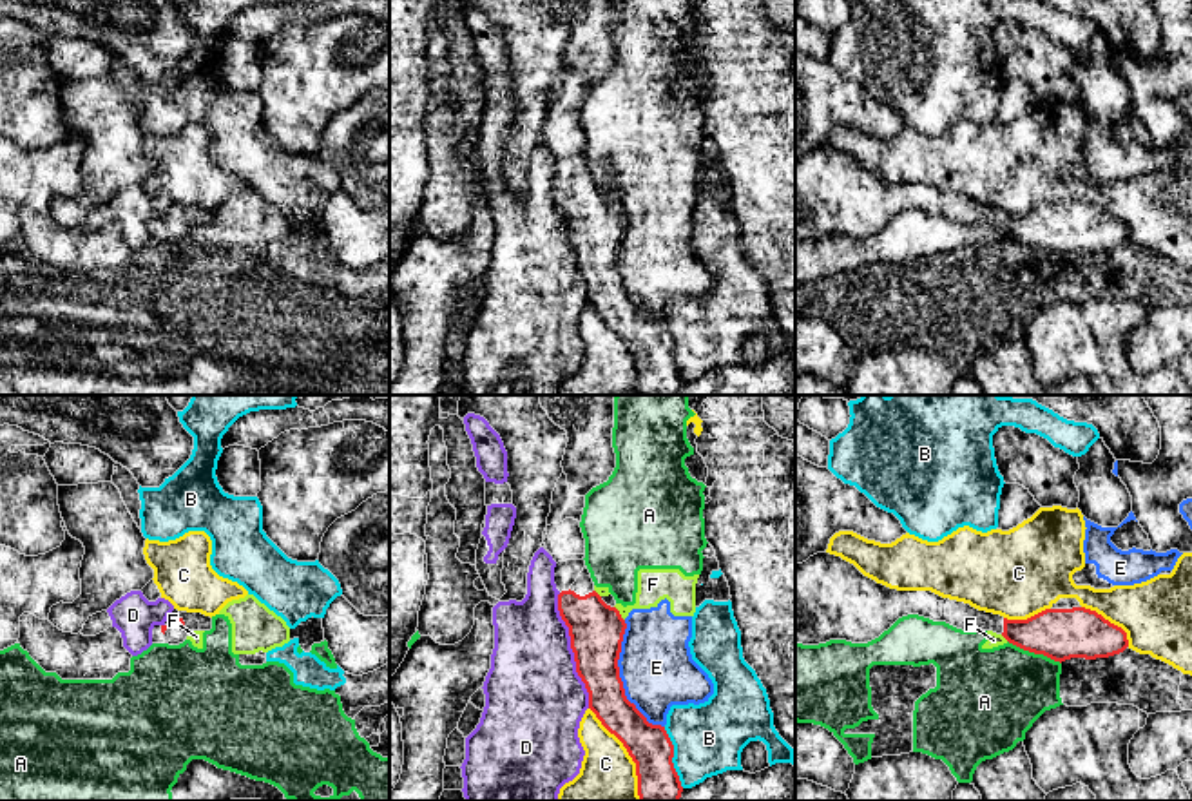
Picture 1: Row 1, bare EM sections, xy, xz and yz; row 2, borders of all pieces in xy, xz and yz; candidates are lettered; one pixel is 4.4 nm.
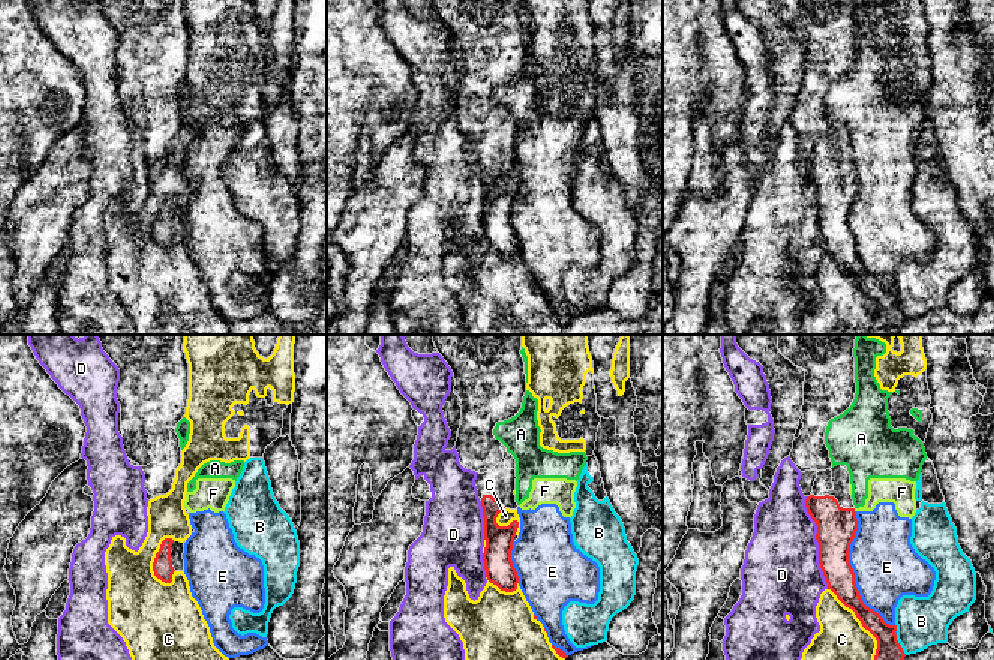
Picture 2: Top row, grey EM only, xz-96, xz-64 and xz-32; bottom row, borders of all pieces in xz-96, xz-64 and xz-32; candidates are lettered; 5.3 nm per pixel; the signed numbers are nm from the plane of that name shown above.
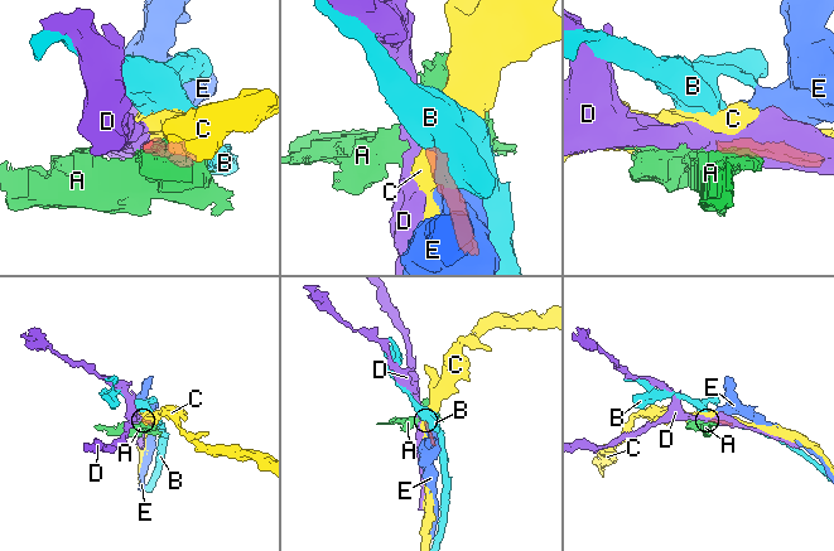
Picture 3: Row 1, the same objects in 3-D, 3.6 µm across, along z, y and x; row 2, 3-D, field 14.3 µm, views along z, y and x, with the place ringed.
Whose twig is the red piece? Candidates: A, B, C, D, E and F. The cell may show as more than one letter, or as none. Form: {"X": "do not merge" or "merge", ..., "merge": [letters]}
{"A": "do not merge", "B": "do not merge", "C": "do not merge", "D": "do not merge", "E": "do not merge", "F": "do not merge", "merge": []}

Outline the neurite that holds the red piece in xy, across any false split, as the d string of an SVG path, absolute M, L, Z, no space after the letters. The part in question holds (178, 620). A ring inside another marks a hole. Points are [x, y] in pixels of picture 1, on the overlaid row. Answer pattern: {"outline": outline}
{"outline": "M174 609L161 625L163 640L168 645L179 645L187 640L190 631L210 631L212 618L201 613L183 613Z"}

